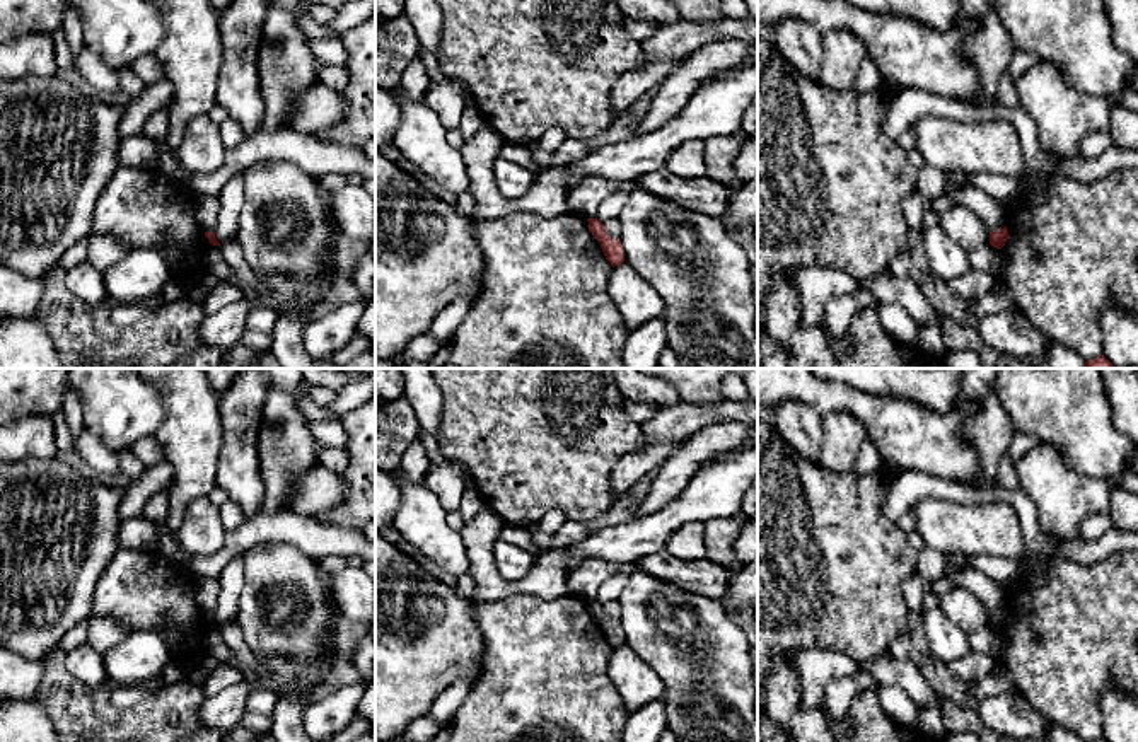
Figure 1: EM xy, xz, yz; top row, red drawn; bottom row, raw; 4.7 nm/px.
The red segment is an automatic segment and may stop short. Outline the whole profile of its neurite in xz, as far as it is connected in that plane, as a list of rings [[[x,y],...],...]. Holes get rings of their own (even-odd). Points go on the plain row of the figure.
[[[587,600],[587,604],[589,604],[589,612],[601,626],[601,631],[602,631],[606,641],[611,645],[611,648],[614,650],[614,648],[619,648],[621,645],[624,645],[621,623],[611,621],[606,616],[604,606],[599,604],[597,600]]]

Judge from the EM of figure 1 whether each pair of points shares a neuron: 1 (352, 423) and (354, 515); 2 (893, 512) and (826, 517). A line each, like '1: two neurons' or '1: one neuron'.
1: one neuron
2: two neurons

